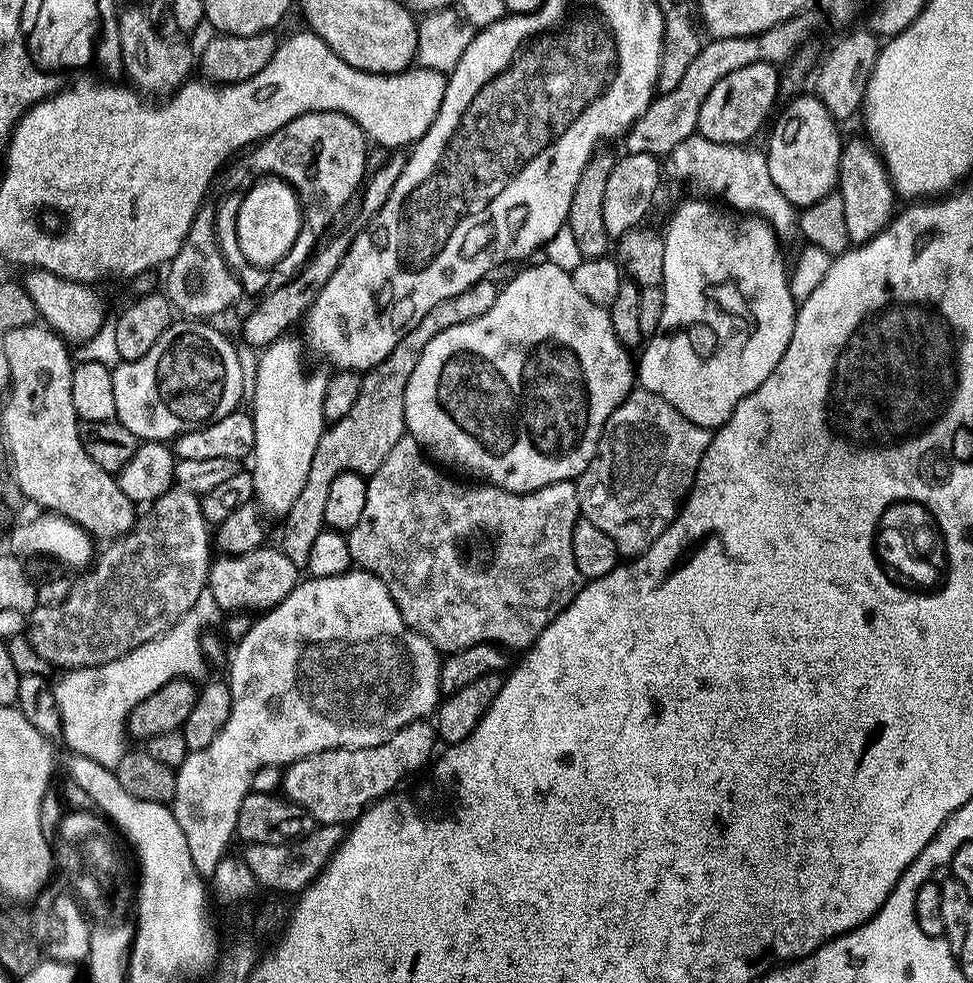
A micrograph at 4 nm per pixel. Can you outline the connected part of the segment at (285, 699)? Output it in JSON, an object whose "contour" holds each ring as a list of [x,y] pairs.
{"contour":[[[349,570],[341,576],[334,578],[301,579],[294,590],[278,606],[269,608],[253,623],[252,629],[246,633],[230,652],[230,663],[226,668],[226,683],[230,690],[232,705],[230,706],[230,718],[226,718],[226,726],[218,730],[218,736],[210,746],[206,746],[197,752],[189,752],[182,766],[176,769],[176,785],[174,786],[174,798],[170,805],[178,826],[182,826],[182,835],[186,838],[186,846],[190,849],[190,862],[194,862],[194,870],[199,876],[210,878],[214,870],[218,870],[218,862],[222,862],[229,851],[228,843],[236,836],[236,822],[238,820],[238,806],[242,806],[242,798],[246,798],[252,791],[252,779],[254,774],[262,766],[267,764],[279,764],[287,766],[295,760],[306,758],[310,754],[318,754],[322,750],[331,748],[369,748],[378,746],[390,738],[402,726],[406,726],[415,720],[423,720],[435,713],[441,699],[440,690],[440,665],[441,653],[422,634],[409,628],[402,618],[394,598],[390,598],[390,590],[386,590],[383,582],[372,572],[363,570]]]}

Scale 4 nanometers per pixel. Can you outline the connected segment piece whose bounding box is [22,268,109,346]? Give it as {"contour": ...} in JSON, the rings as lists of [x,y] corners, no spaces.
{"contour":[[[37,268],[27,274],[29,276],[23,277],[22,283],[30,294],[30,298],[34,298],[34,306],[39,319],[47,327],[65,341],[73,345],[76,343],[76,346],[83,345],[84,341],[94,338],[94,334],[104,325],[109,312],[107,306],[104,305],[103,298],[95,292],[97,289],[93,285],[67,280],[58,274],[47,272],[45,268]]]}

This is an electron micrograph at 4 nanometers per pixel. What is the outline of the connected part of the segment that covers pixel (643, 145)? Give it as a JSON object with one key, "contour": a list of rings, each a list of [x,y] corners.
{"contour":[[[797,14],[791,20],[784,20],[778,26],[760,32],[757,36],[709,39],[690,62],[686,74],[682,74],[682,82],[678,82],[674,90],[659,93],[653,99],[651,106],[628,127],[628,131],[622,137],[623,151],[627,154],[667,157],[668,153],[674,150],[674,146],[686,142],[686,138],[697,135],[698,110],[702,110],[706,94],[710,94],[710,90],[714,90],[714,85],[722,82],[726,74],[734,74],[734,70],[742,70],[742,66],[751,64],[787,65],[805,43],[804,35],[807,32],[807,18],[804,14]]]}

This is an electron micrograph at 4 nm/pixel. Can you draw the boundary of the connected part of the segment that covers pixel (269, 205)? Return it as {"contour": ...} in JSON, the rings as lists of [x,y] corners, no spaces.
{"contour":[[[255,182],[249,188],[252,189],[247,189],[247,202],[244,202],[239,210],[240,225],[235,225],[234,231],[245,245],[260,243],[260,248],[247,253],[246,260],[257,269],[268,270],[272,268],[271,264],[278,263],[291,248],[297,247],[298,234],[302,234],[302,228],[306,227],[304,208],[300,212],[300,204],[296,204],[292,198],[296,194],[290,194],[280,184]]]}

